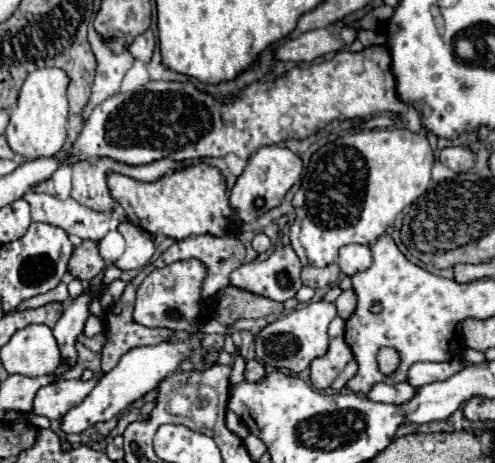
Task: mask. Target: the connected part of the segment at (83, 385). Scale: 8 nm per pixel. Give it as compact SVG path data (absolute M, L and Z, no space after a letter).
M57 380L49 386L43 386L33 402L33 414L45 416L49 420L61 420L69 408L79 404L99 382L91 380Z

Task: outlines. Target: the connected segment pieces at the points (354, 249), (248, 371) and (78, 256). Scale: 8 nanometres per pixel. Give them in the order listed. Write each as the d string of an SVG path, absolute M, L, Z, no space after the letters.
M347 244L339 250L339 268L345 276L353 276L369 268L371 264L371 248L365 244Z
M249 360L245 366L245 380L247 382L259 382L265 376L265 368L257 360Z
M83 240L75 250L73 256L69 260L69 272L73 274L73 278L81 280L81 282L89 282L95 276L99 276L105 268L105 262L99 256L97 250L97 242L93 240Z

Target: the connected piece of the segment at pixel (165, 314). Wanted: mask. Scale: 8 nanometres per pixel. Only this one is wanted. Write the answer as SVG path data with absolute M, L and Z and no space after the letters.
M199 260L173 262L157 272L151 272L137 290L135 320L143 326L159 328L167 326L173 330L197 330L197 318L201 322L201 282L205 278L205 266Z

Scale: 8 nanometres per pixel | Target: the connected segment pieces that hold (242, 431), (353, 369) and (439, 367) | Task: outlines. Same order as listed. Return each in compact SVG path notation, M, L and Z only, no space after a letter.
M227 410L227 428L229 428L233 434L237 434L239 438L247 438L247 436L249 436L249 430L247 430L247 426L243 424L241 416L235 414L233 410Z
M351 360L351 362L345 366L345 370L335 378L335 382L331 384L331 388L333 388L333 390L341 390L355 374L357 374L357 362Z
M459 360L451 362L439 362L439 364L429 364L429 362L417 362L409 368L407 372L407 382L415 388L437 382L437 380L447 380L449 376L457 374L463 368Z

